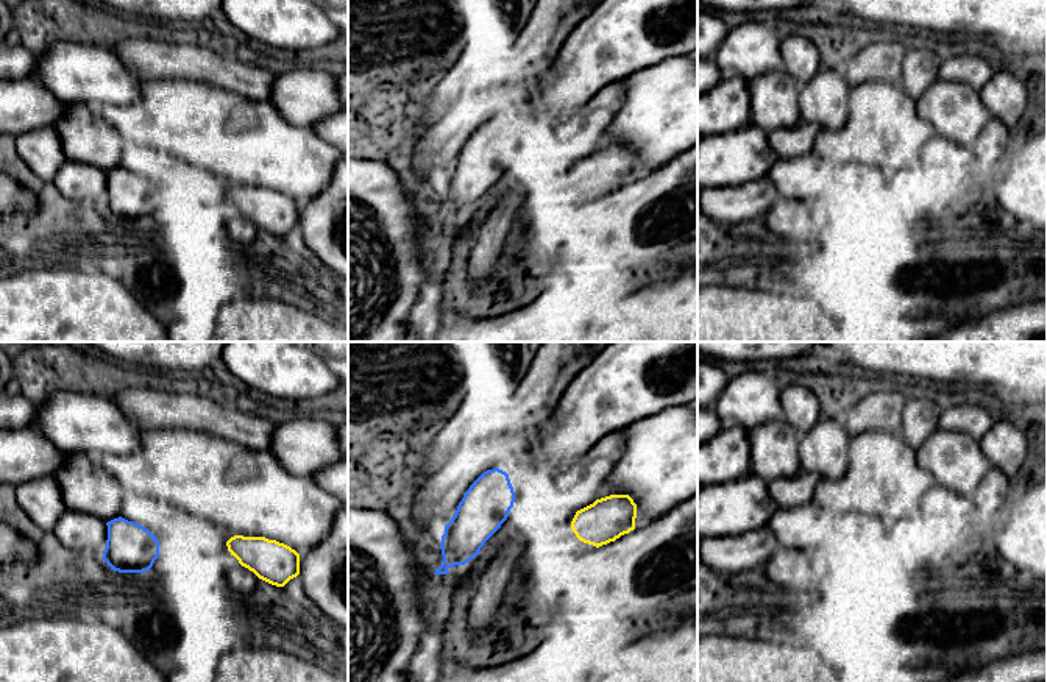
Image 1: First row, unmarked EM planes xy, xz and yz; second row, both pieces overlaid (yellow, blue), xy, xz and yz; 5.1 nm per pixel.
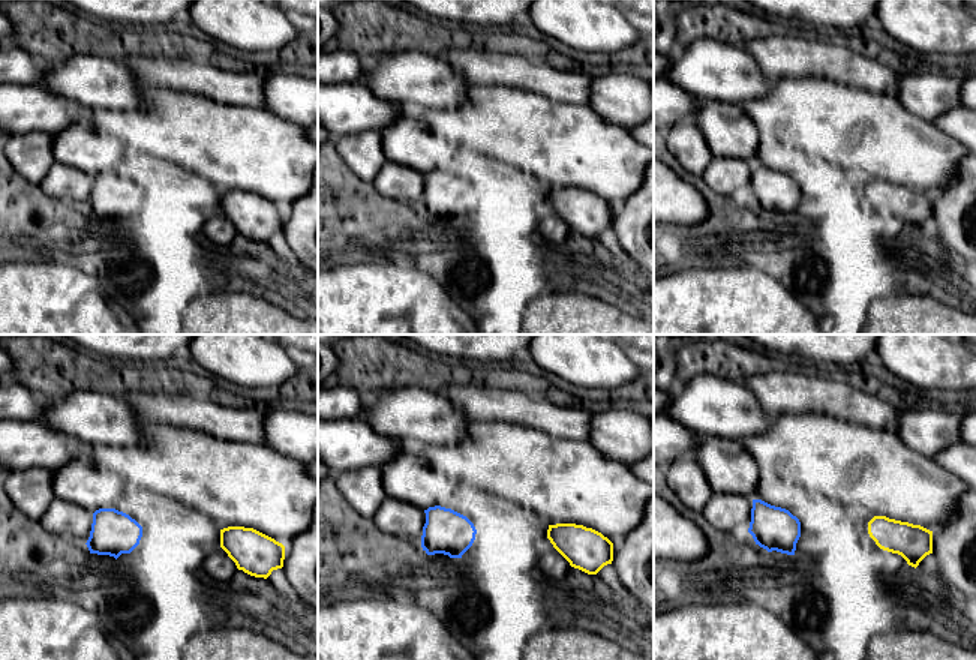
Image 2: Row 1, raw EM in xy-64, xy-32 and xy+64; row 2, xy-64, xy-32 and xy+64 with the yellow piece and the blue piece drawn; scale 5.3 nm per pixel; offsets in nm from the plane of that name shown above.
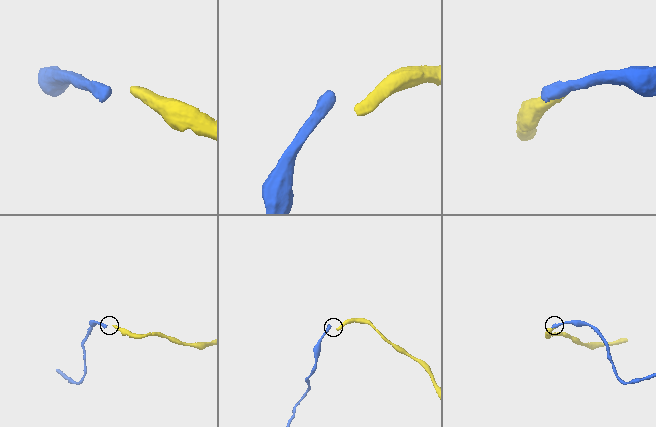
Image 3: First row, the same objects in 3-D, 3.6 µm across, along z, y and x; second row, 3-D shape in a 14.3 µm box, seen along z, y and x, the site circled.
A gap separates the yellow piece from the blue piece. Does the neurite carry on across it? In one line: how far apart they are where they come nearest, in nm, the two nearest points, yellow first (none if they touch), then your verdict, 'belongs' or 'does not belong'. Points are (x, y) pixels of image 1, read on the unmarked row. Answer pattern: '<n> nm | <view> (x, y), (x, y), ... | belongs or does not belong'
320 nm | xz (571, 172), (514, 152) | does not belong

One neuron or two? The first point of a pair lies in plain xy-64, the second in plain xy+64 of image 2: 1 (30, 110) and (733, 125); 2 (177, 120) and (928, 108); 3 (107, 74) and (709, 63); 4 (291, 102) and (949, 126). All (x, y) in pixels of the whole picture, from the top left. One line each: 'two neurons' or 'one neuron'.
1: two neurons
2: two neurons
3: one neuron
4: two neurons

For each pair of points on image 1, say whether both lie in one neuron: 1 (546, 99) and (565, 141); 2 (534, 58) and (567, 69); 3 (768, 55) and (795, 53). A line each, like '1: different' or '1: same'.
1: different
2: different
3: different

